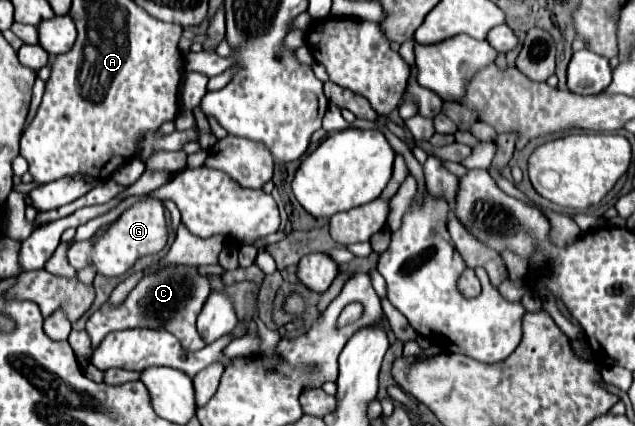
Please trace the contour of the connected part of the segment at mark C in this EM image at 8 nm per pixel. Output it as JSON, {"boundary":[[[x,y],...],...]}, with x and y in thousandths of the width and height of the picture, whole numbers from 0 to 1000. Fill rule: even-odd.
{"boundary":[[[260,624],[247,638],[228,643],[216,671],[200,690],[200,700],[191,714],[165,709],[156,728],[150,728],[137,751],[137,784],[143,793],[143,817],[150,822],[162,793],[178,775],[203,775],[203,770],[260,770],[294,822],[317,822],[326,812],[326,803],[310,779],[310,742],[332,685],[329,653],[323,643],[313,643],[307,624]]]}

